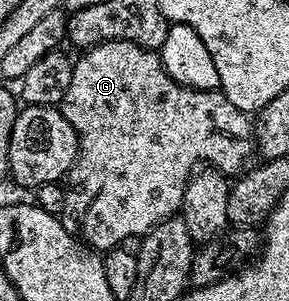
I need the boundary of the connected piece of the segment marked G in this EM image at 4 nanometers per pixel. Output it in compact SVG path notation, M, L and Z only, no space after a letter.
M126 41L102 42L93 45L87 51L81 52L80 58L75 58L72 66L73 74L70 78L70 85L66 87L65 97L58 104L60 114L74 127L74 131L80 137L80 153L76 156L76 162L72 165L72 171L66 178L66 207L62 214L62 220L66 231L70 231L79 237L85 245L97 250L107 251L123 246L131 237L140 239L145 234L151 232L156 225L162 224L168 218L175 218L181 212L184 203L184 192L188 187L188 182L194 176L195 167L199 161L209 161L213 170L224 175L236 175L245 168L244 160L252 153L256 141L252 138L252 120L249 114L244 113L222 91L215 89L191 89L185 85L170 79L170 75L164 69L160 61L159 52L144 49L140 45Z

